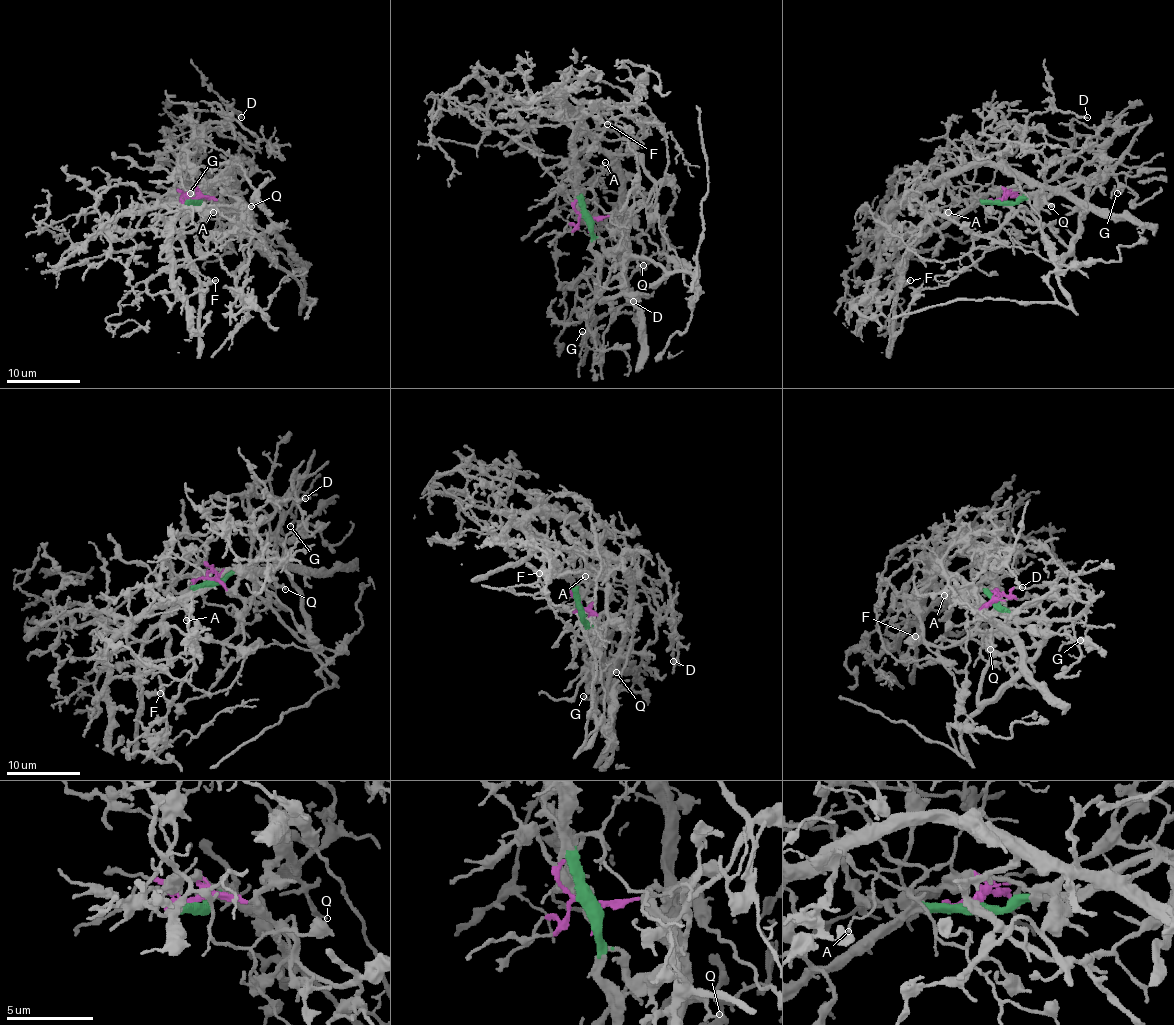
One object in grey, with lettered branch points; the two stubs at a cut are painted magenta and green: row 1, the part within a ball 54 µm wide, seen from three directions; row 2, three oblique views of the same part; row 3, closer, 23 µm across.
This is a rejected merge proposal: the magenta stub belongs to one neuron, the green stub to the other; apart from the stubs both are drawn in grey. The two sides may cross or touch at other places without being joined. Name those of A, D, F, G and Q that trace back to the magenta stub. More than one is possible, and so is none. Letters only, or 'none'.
D, Q

